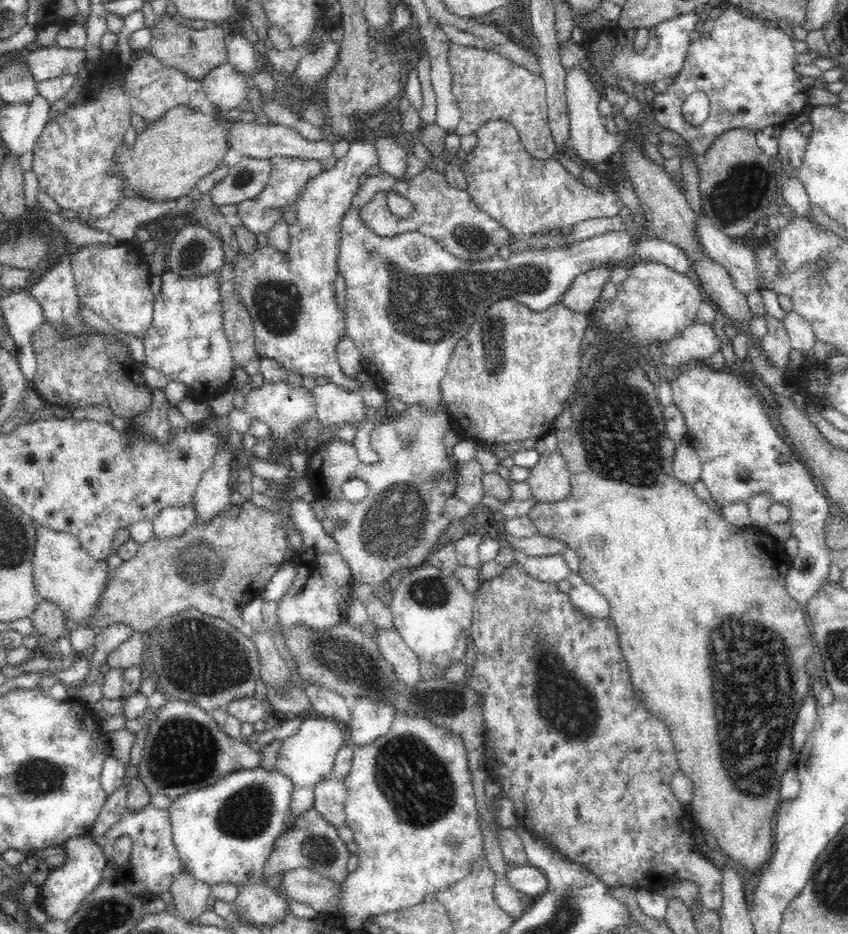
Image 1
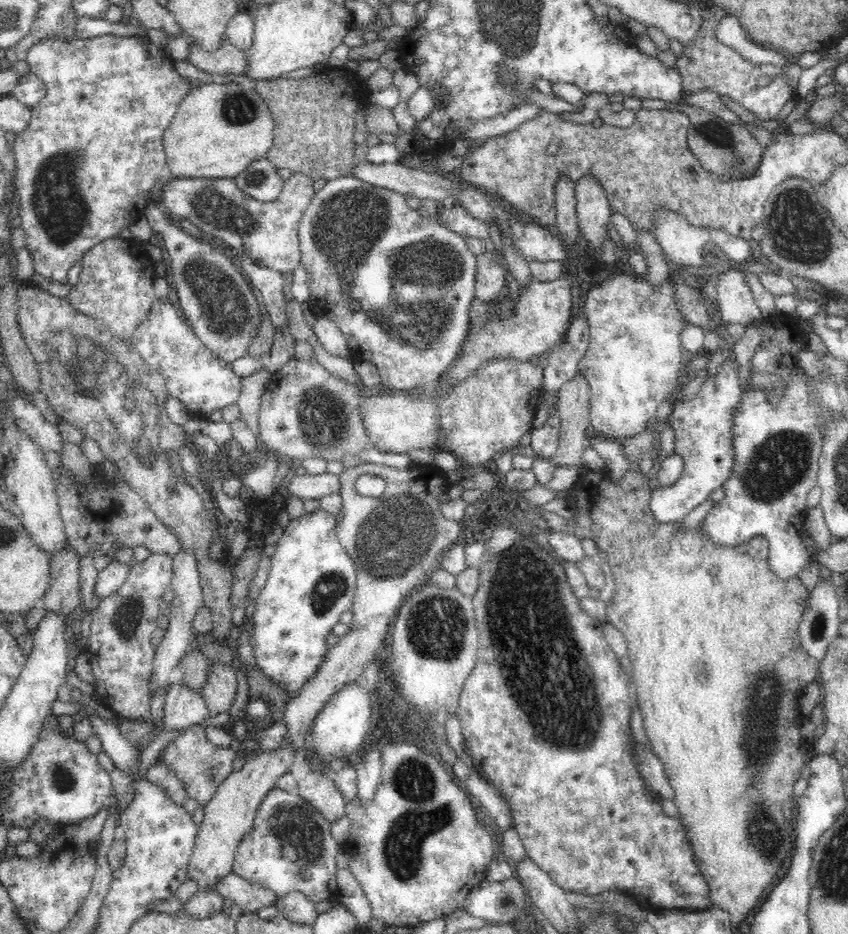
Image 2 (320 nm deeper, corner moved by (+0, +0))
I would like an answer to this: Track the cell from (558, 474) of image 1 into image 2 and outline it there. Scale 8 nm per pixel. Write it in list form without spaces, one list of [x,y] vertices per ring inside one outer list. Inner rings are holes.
[[[577,371],[576,376],[564,383],[559,391],[558,410],[560,415],[560,444],[550,456],[552,466],[575,466],[582,467],[583,450],[587,447],[587,438],[590,435],[590,399],[589,382]]]

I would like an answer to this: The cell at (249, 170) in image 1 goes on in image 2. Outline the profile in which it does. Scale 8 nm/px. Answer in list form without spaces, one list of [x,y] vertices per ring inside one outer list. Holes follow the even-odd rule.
[[[266,158],[252,161],[252,164],[233,180],[240,191],[260,202],[276,200],[282,193],[284,184],[277,169]]]

